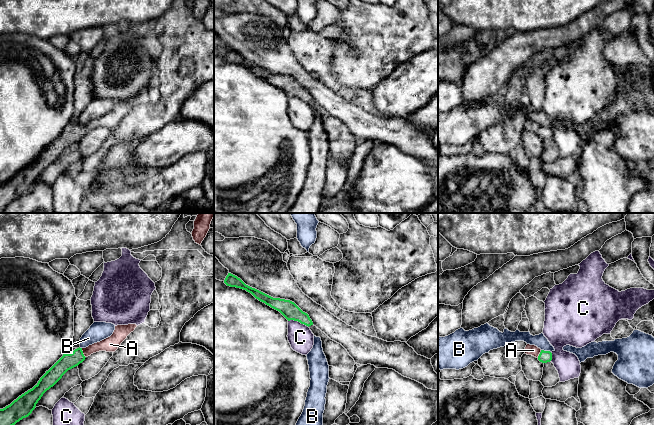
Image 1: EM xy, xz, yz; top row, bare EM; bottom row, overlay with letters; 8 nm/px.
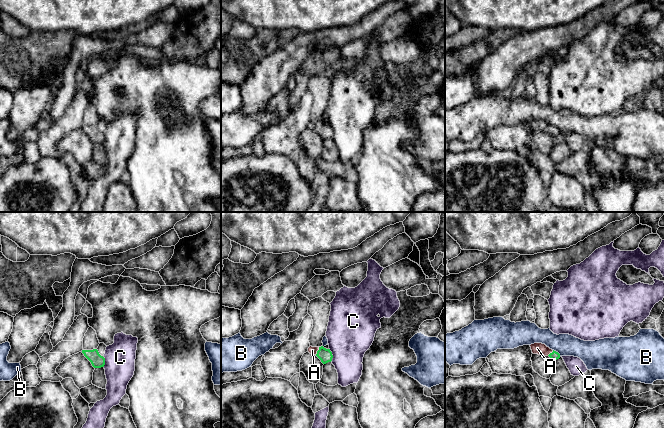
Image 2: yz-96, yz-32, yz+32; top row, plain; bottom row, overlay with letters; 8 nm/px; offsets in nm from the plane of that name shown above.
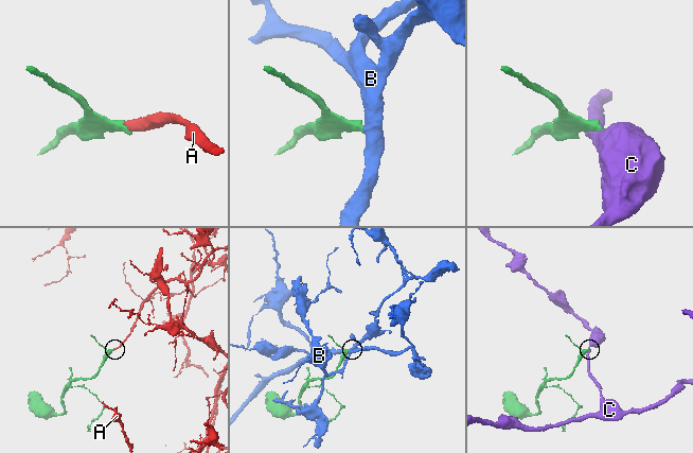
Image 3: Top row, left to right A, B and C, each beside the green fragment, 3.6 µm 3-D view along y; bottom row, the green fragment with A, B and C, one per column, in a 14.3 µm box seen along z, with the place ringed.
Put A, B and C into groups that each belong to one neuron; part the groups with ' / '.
A / B / C

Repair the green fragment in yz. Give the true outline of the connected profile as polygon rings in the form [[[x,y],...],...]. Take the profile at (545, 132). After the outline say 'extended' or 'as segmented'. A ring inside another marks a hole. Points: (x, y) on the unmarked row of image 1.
[[[527,120],[525,130],[536,133],[542,139],[547,139],[552,136],[552,129],[550,127],[541,126],[535,121]]]; extended

